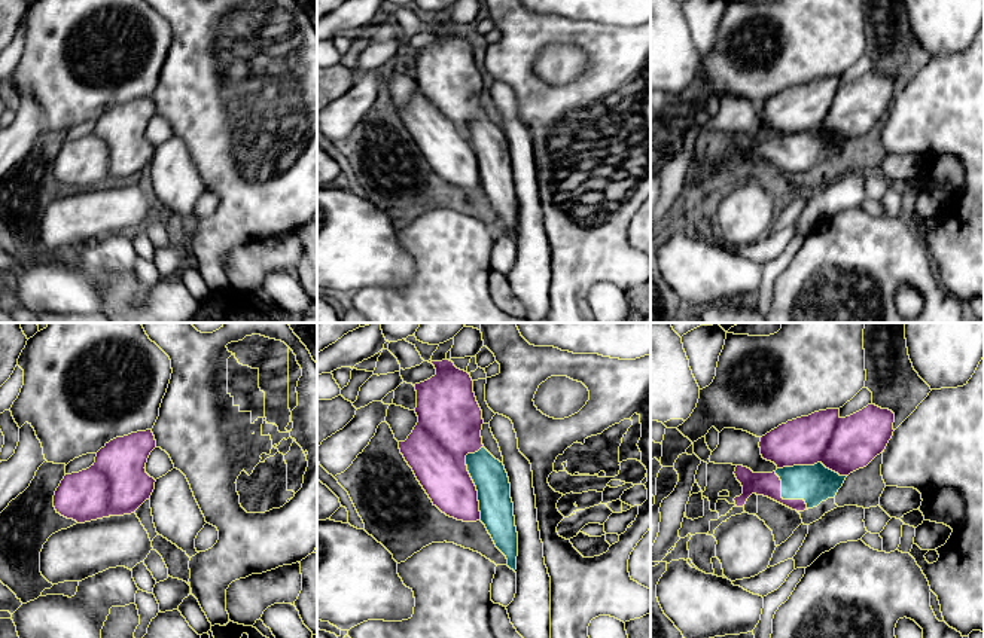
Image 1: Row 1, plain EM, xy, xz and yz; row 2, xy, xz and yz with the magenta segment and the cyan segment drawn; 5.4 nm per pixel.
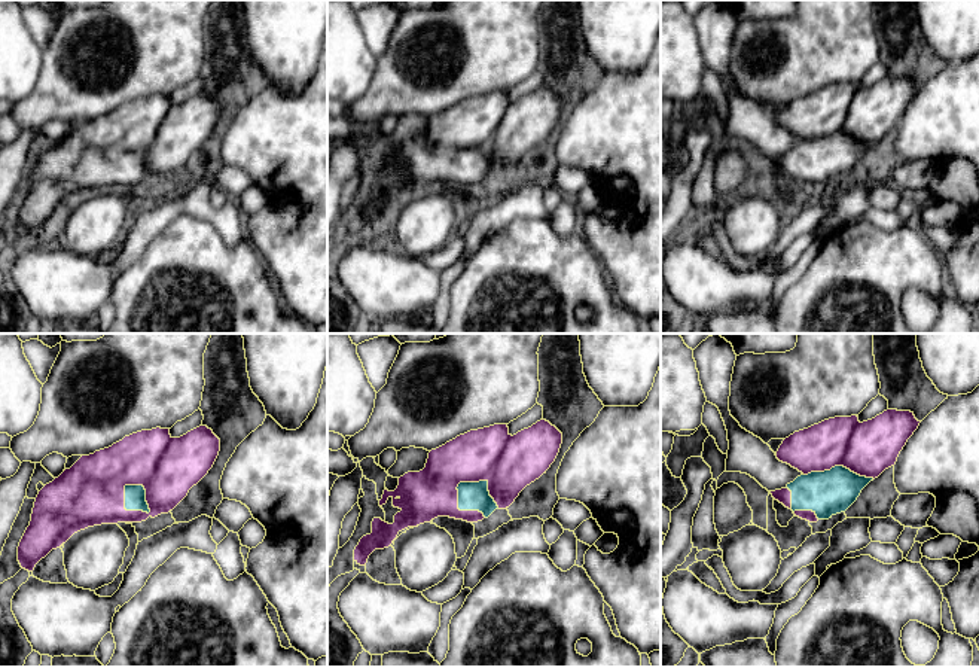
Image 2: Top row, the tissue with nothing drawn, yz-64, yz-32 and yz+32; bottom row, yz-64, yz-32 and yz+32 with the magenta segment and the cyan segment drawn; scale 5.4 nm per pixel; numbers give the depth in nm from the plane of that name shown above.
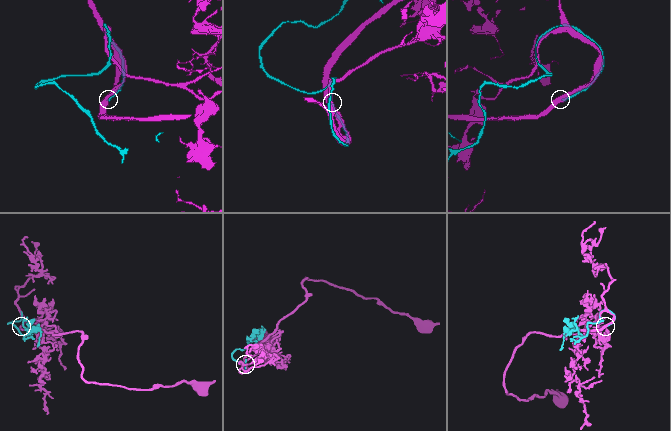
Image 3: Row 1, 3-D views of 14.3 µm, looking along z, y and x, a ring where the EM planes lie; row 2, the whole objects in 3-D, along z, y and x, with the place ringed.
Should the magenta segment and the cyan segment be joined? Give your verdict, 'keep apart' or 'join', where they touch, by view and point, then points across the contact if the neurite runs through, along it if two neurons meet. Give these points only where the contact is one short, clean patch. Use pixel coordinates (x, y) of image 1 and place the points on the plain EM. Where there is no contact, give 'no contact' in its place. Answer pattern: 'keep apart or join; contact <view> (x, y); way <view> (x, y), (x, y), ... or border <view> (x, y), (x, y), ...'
join; contact xz (471, 146)

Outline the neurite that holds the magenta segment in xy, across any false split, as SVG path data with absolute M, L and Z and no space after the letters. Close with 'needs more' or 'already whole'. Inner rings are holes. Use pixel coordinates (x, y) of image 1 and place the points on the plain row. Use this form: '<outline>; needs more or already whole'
M152 97L106 110L89 135L64 143L54 162L57 180L77 190L135 180L155 156L144 135L155 115Z; already whole

